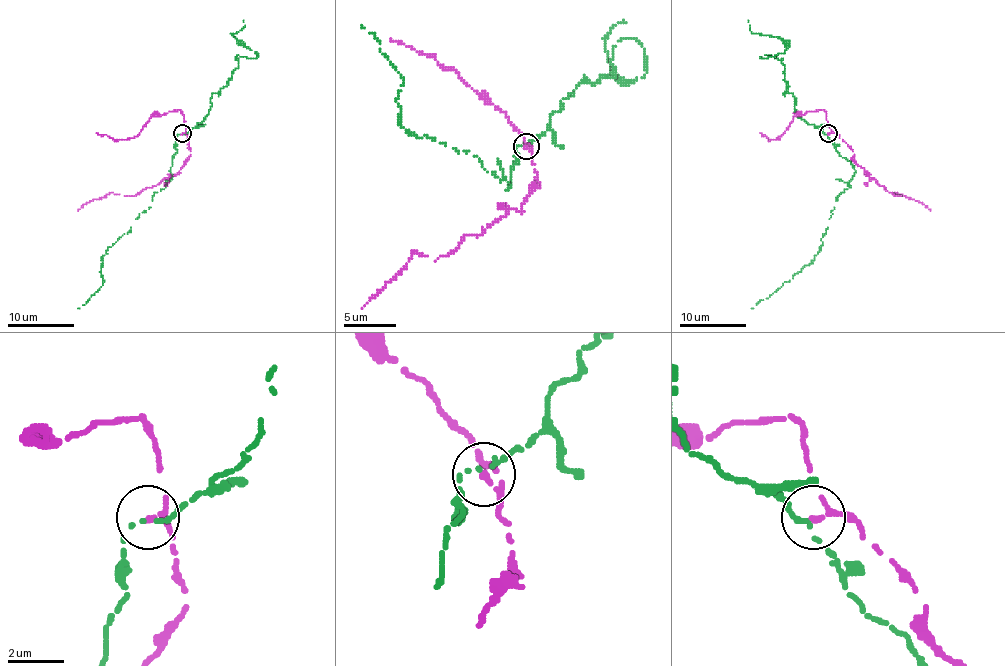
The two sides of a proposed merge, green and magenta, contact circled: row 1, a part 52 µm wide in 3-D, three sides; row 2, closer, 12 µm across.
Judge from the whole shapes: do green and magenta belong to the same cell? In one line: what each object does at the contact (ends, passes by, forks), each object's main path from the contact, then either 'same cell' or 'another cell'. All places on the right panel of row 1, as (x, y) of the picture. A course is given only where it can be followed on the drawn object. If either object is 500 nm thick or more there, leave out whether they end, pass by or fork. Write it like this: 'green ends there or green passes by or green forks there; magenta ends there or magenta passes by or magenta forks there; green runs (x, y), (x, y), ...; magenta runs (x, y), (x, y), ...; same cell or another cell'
green passes by; magenta passes by; green runs (828, 134), (837, 153), (856, 171), (849, 187), (831, 210), (832, 214), (814, 258), (751, 308); magenta runs (828, 133), (836, 133), (852, 151), (854, 161), (884, 189), (922, 202), (930, 210); another cell

